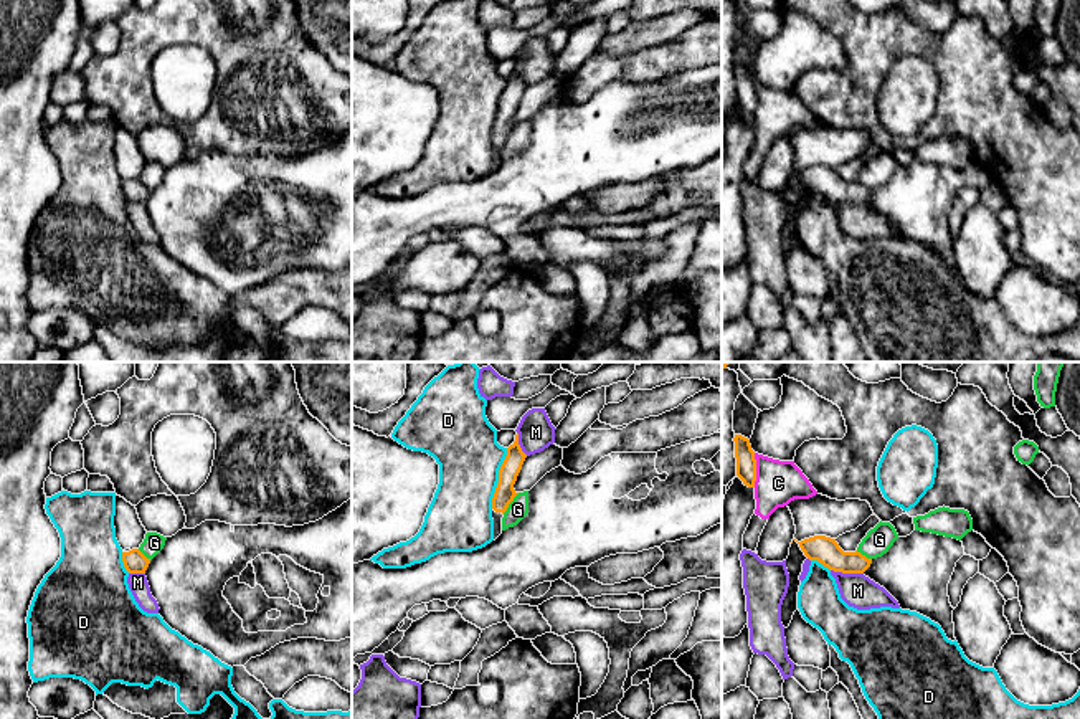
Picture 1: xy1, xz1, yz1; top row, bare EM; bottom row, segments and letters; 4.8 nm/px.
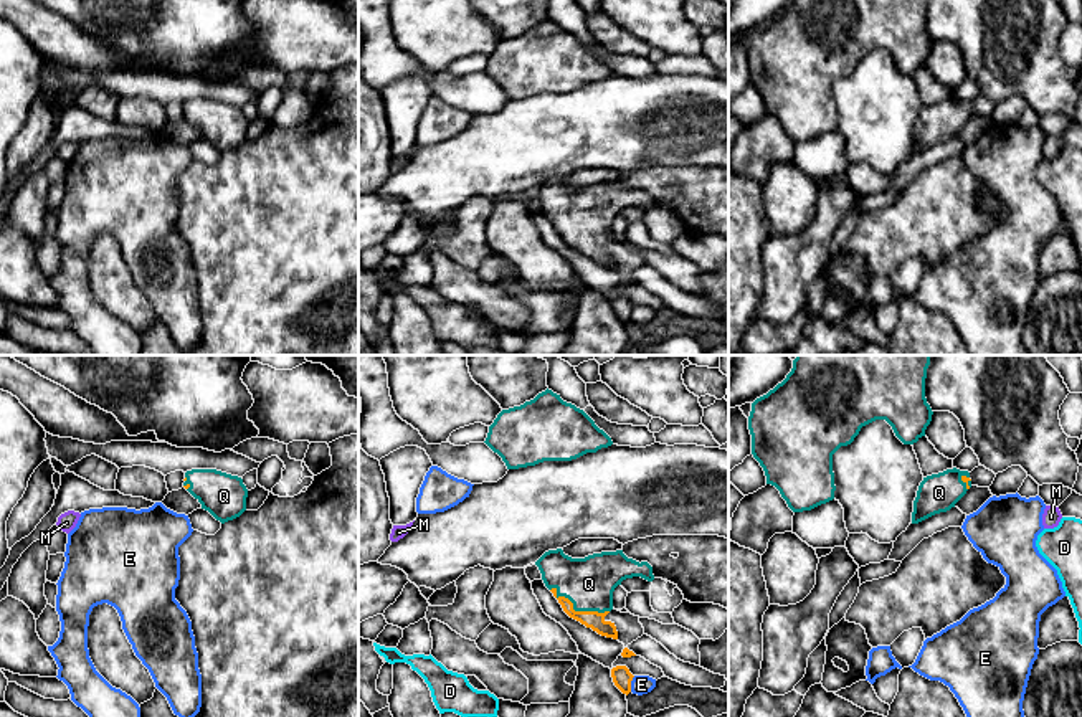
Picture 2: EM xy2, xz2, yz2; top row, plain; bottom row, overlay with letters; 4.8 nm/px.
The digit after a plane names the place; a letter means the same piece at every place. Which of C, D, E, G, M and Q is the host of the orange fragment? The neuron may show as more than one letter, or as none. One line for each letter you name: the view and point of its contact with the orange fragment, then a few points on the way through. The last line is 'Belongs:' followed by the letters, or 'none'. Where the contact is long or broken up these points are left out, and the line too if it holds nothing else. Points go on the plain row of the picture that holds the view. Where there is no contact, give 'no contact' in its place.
Q: xz2 (577, 242) | across xz2 (593, 250), (585, 242), (577, 242), (585, 233), (588, 213)
Belongs: Q

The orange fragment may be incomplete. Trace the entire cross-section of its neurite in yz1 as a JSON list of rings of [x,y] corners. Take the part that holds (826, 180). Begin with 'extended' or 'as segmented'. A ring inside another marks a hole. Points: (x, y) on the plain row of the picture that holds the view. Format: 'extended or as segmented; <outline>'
as segmented; [[[814,165],[798,174],[809,190],[817,190],[834,202],[864,203],[872,193],[872,188],[867,188],[857,180],[844,182],[836,169],[826,165]]]

